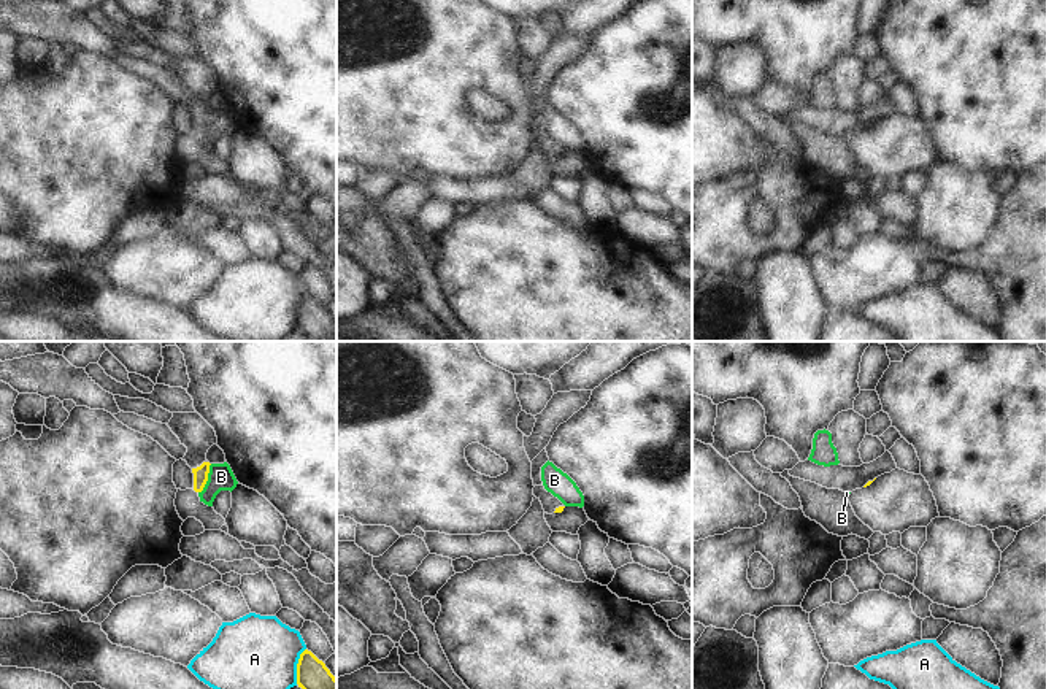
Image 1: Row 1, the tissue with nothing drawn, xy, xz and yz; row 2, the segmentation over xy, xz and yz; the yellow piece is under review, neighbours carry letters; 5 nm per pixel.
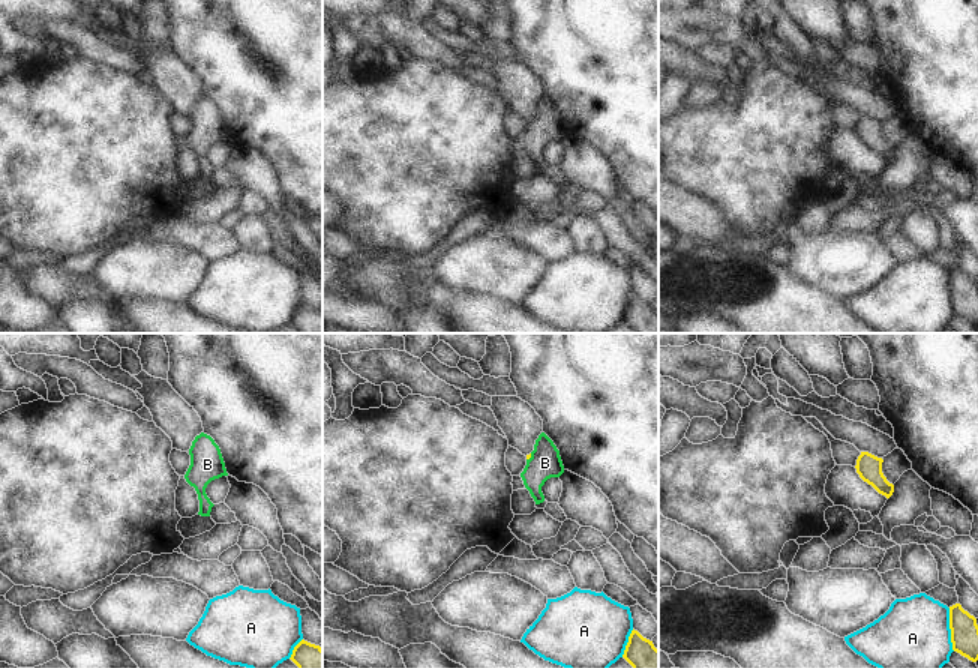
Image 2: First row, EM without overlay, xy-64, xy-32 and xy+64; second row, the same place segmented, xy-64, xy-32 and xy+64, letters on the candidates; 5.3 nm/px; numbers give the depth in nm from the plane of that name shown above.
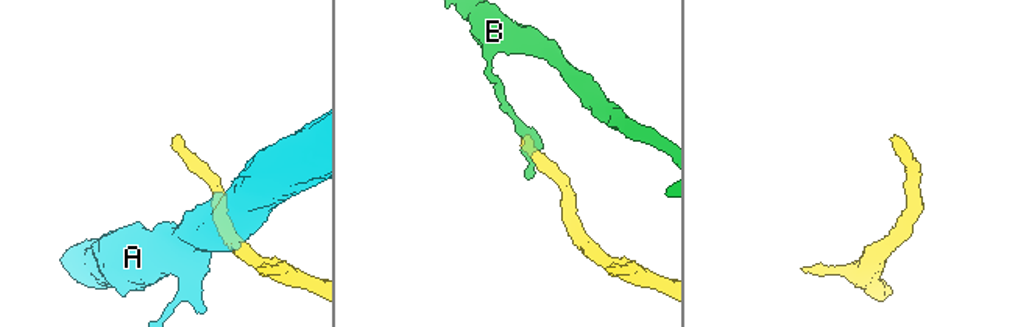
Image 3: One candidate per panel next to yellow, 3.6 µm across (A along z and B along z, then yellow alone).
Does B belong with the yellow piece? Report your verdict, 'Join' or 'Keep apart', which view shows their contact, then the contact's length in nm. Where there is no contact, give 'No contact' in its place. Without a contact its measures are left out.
Keep apart. Touches yellow in xy. Shared border 170 nm

